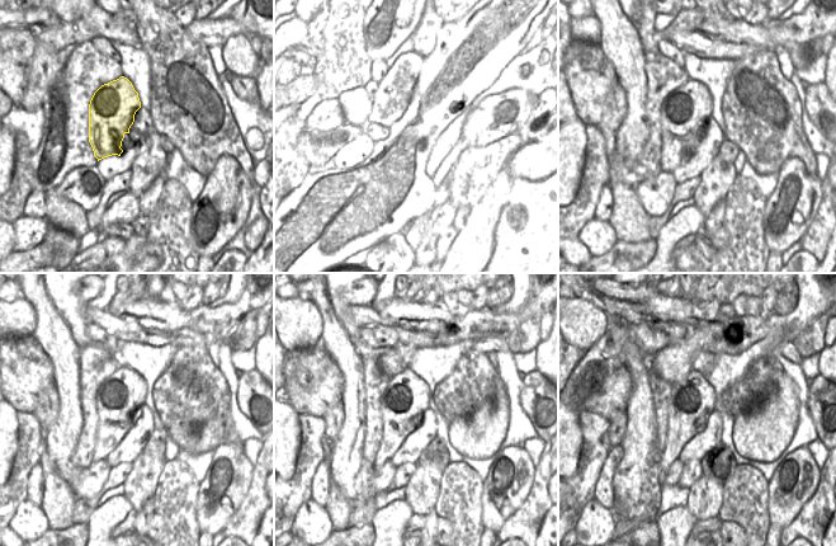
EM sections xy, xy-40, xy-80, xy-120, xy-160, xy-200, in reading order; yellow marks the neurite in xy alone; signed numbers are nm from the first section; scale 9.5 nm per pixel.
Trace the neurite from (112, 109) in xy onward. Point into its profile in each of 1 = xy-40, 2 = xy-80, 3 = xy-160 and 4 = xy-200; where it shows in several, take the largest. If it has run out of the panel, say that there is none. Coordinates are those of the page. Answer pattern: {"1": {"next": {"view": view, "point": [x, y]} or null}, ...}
{"1": {"next": {"view": "xy-40", "point": [398, 111]}}, "2": {"next": {"view": "xy-80", "point": [685, 112]}}, "3": {"next": {"view": "xy-160", "point": [406, 398]}}, "4": {"next": {"view": "xy-200", "point": [692, 400]}}}

